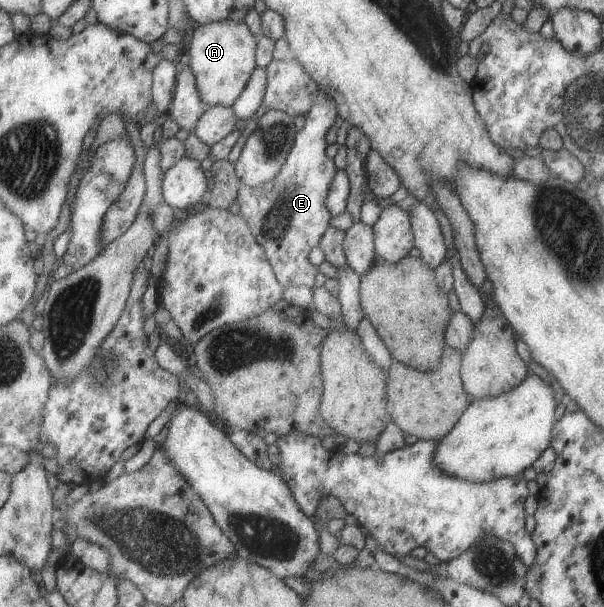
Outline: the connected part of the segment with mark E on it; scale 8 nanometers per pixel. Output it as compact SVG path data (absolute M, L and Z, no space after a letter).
M318 86L312 107L303 116L295 143L281 173L268 184L252 188L242 184L238 202L240 215L248 222L256 240L263 246L280 284L285 288L304 285L311 288L317 268L307 260L311 248L329 227L329 212L325 208L327 188L336 175L334 162L325 156L325 134L338 115L337 104Z

